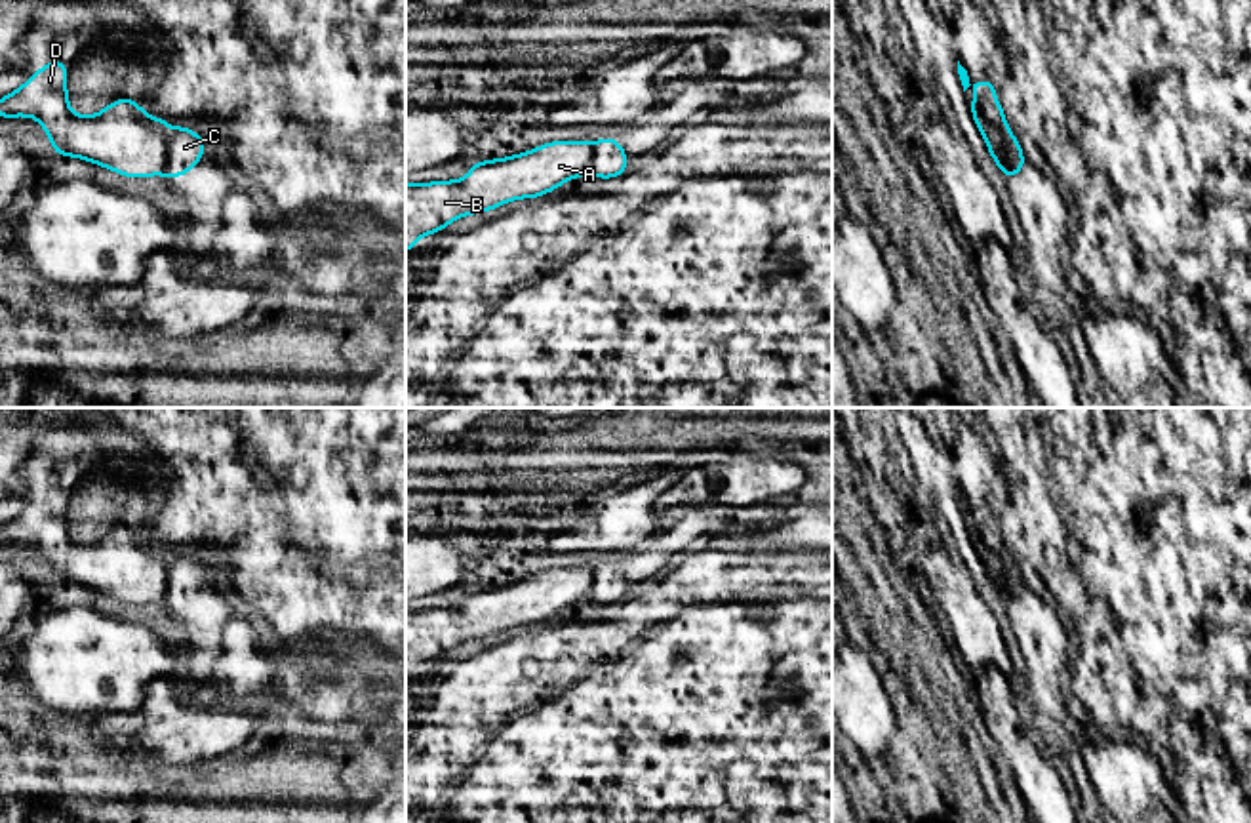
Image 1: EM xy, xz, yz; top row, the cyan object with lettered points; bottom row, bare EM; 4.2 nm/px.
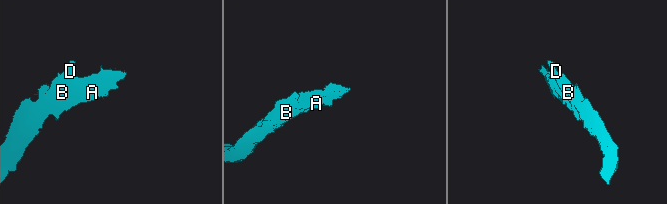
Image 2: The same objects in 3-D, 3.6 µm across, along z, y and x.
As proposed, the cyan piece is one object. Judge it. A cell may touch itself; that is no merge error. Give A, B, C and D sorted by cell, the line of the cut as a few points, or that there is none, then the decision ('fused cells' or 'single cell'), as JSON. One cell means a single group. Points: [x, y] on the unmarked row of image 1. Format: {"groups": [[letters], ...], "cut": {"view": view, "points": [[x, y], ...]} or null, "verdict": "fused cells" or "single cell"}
{"groups": [["A", "B", "D"], ["C"]], "cut": {"view": "xy", "points": [[170, 555], [162, 599]]}, "verdict": "fused cells"}

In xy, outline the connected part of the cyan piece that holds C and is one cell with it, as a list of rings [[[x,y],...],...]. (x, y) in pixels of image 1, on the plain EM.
[[[179,552],[169,554],[168,581],[166,581],[166,604],[183,604],[190,594],[202,587],[202,577],[208,566],[198,564],[192,556]]]

